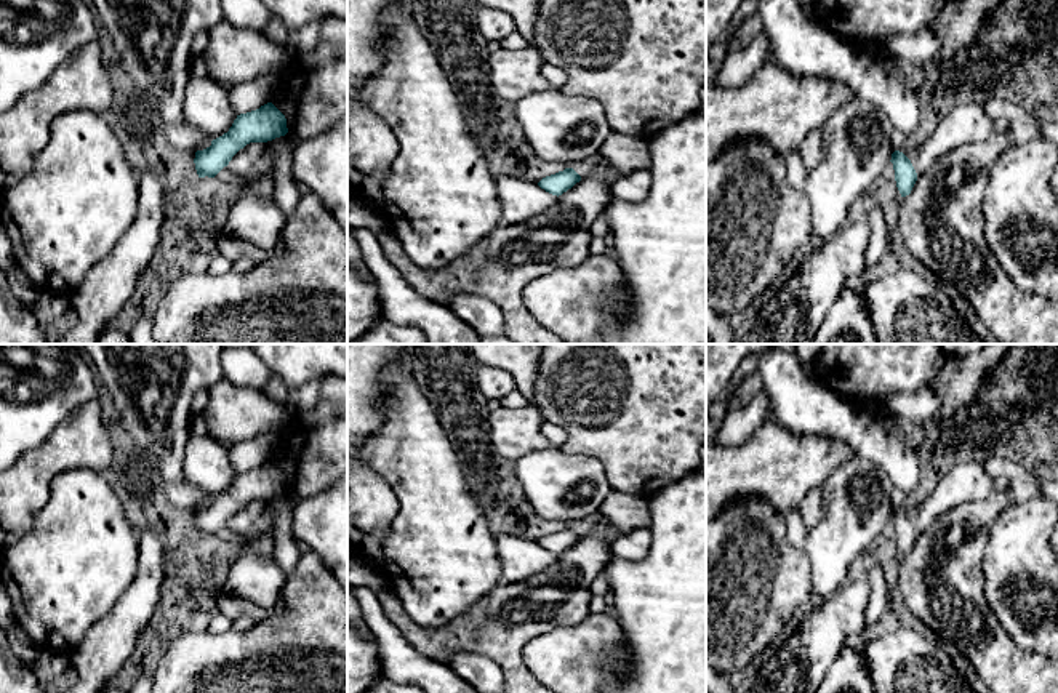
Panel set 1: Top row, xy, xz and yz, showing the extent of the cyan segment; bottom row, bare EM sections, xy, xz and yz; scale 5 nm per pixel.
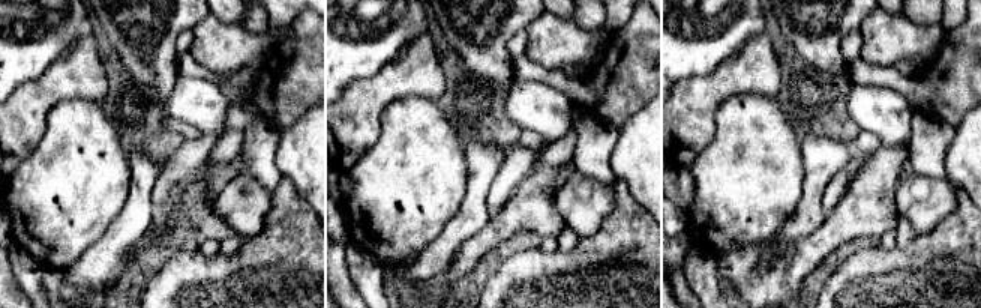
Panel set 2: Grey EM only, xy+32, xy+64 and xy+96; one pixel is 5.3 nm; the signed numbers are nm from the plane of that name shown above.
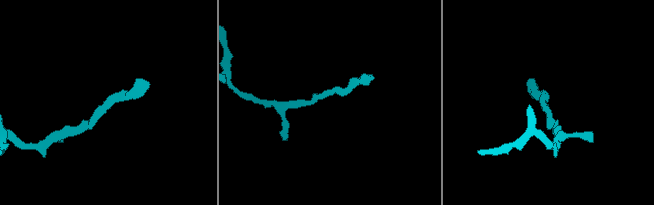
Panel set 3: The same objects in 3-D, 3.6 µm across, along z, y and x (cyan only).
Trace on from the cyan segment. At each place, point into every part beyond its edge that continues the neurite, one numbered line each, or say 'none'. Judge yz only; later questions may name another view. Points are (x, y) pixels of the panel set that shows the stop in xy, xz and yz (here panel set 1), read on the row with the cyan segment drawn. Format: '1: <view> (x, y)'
none

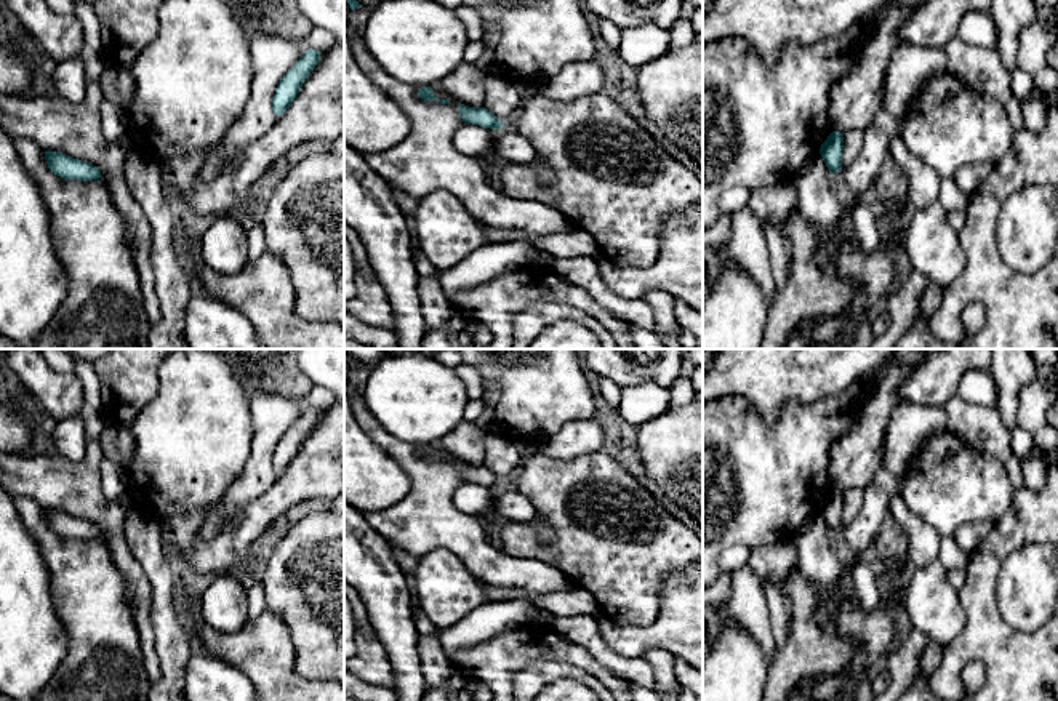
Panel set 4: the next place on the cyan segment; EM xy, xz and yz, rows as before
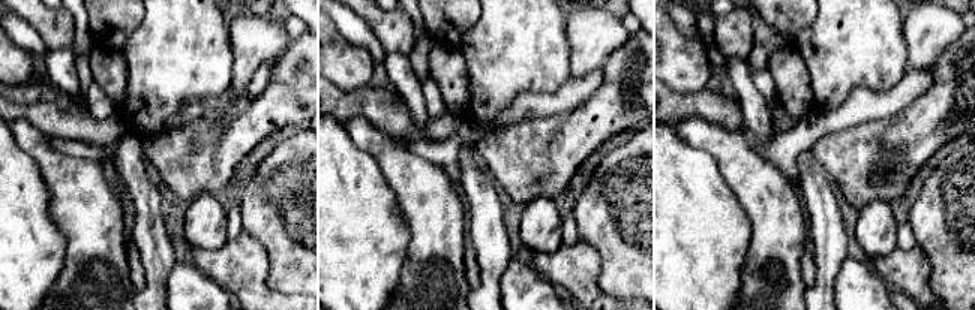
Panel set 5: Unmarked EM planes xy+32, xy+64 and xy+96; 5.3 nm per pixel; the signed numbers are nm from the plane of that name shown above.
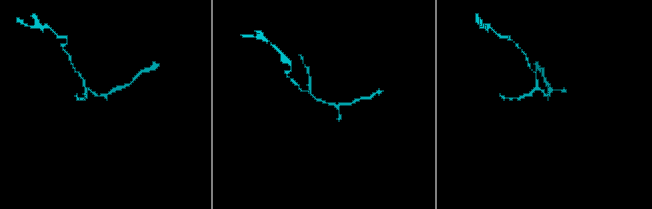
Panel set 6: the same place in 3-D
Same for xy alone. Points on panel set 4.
none

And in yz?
none

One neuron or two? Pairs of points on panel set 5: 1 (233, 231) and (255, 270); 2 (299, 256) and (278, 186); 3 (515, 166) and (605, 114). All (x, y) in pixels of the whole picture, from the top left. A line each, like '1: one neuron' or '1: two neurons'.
1: two neurons
2: one neuron
3: one neuron

